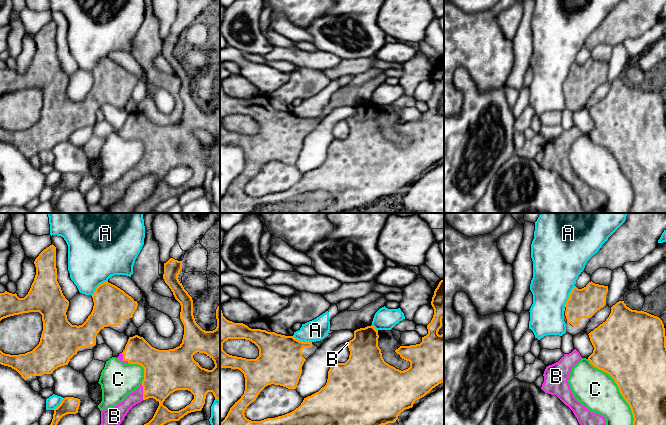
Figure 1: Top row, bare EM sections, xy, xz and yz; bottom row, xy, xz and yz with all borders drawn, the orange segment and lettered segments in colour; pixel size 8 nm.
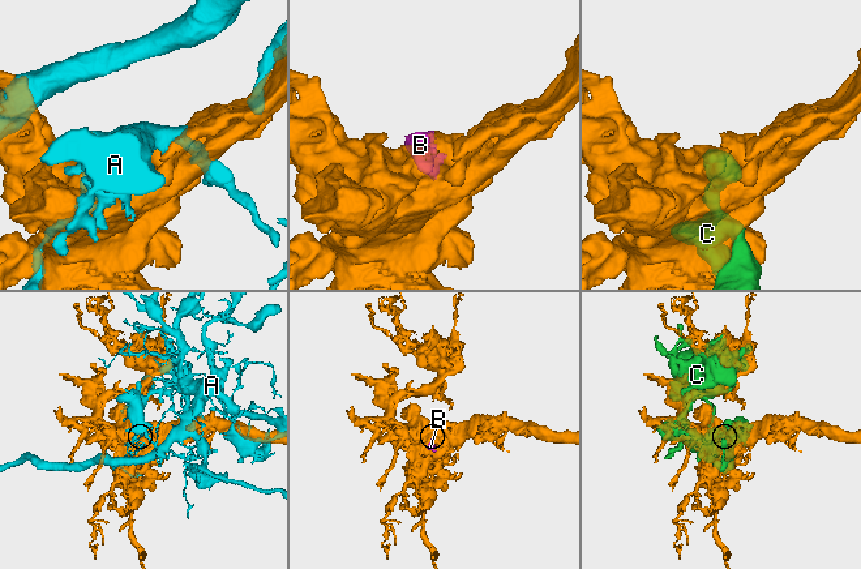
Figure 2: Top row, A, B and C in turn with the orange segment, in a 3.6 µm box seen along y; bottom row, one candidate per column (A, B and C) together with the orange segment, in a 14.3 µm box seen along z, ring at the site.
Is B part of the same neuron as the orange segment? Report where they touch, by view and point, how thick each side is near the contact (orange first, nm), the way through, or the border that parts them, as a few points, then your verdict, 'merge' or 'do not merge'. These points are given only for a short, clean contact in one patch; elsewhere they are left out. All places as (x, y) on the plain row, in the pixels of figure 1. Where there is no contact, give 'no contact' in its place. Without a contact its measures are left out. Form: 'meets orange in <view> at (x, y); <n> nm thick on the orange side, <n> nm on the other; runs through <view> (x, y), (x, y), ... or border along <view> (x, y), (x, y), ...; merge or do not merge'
meets orange in xy at (143, 167); 360 nm thick on the orange side, 120 nm on the other; merge

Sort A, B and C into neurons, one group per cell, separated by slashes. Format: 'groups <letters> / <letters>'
groups A / B / C

